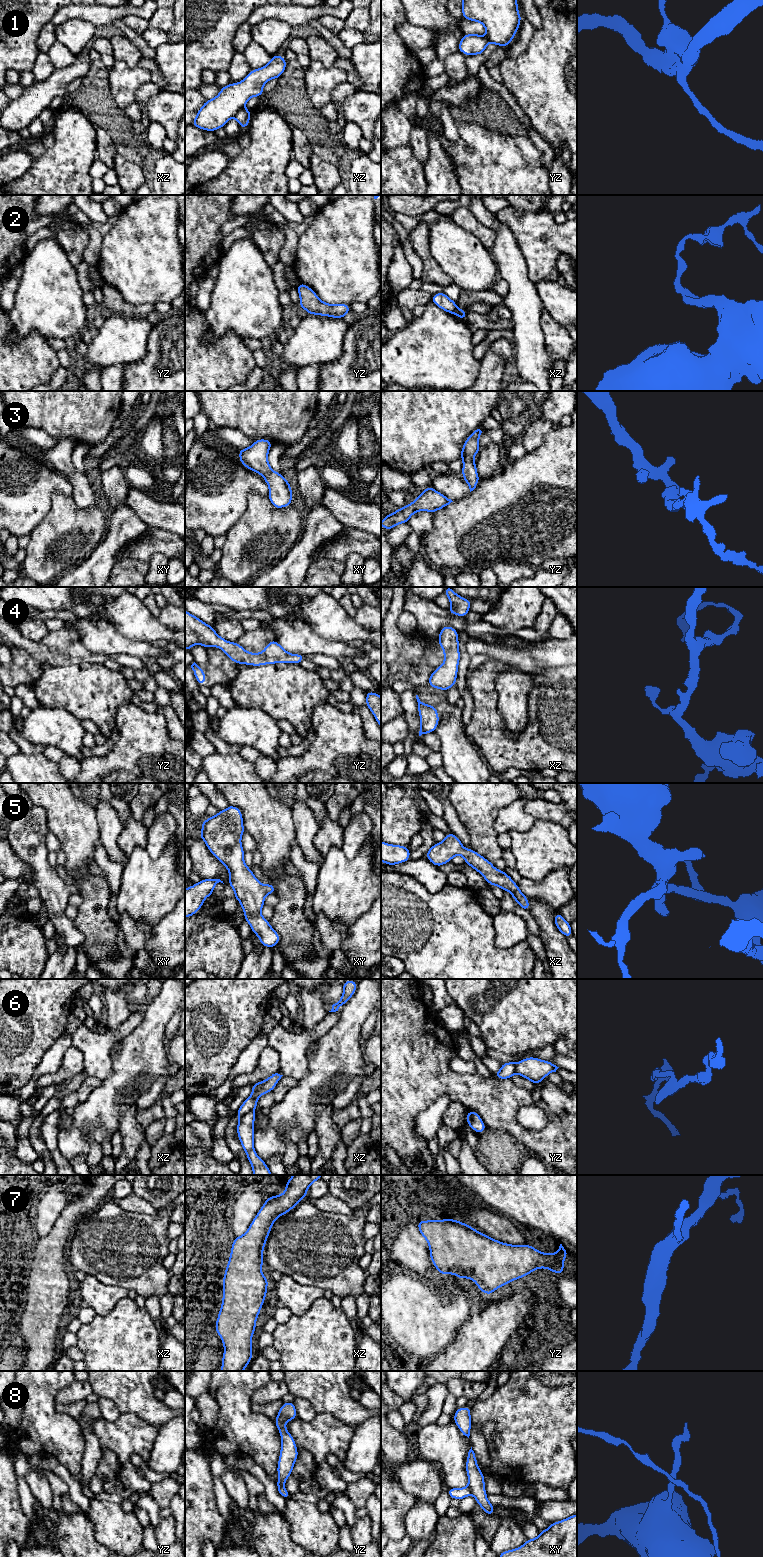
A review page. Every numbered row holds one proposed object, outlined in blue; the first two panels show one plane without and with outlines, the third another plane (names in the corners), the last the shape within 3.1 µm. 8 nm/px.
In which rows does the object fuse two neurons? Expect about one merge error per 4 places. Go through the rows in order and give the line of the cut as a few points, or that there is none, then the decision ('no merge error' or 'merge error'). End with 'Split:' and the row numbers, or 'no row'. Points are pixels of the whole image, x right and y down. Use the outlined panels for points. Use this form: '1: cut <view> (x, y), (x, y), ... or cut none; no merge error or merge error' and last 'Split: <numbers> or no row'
1: cut none; no merge error
2: cut xz (457, 308), (453, 312); merge error
3: cut none; no merge error
4: cut none; no merge error
5: cut none; no merge error
6: cut xz (252, 1110), (239, 1116); merge error
7: cut none; no merge error
8: cut xy (467, 1486), (472, 1493); merge error
Split: 2, 6, 8

